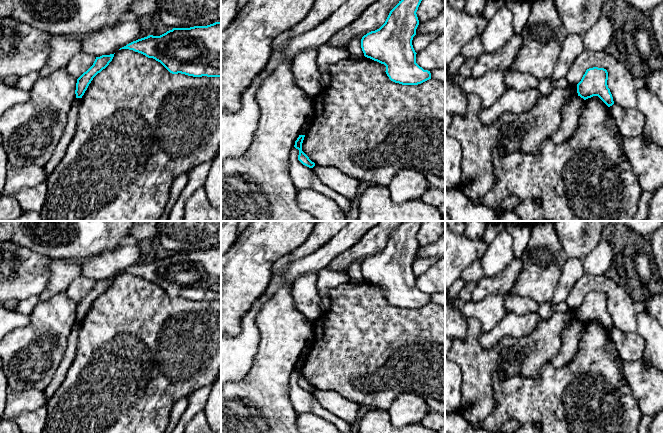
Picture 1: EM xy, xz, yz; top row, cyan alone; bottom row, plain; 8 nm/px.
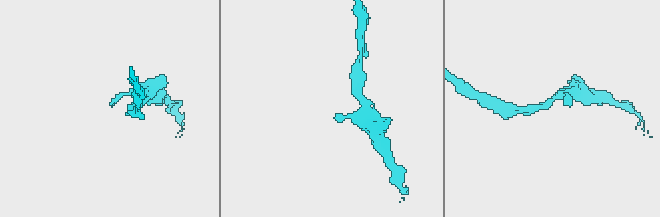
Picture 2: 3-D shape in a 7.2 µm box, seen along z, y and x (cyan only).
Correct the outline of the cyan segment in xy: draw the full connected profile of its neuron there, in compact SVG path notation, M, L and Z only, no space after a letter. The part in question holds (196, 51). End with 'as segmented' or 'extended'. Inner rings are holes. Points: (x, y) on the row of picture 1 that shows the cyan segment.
M221 22L207 26L173 28L160 36L149 35L120 48L141 53L160 62L172 74L221 77Z; as segmented

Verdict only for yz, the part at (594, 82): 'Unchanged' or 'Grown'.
Unchanged

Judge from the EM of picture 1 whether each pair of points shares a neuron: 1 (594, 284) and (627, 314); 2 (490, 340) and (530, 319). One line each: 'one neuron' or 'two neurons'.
1: one neuron
2: one neuron

